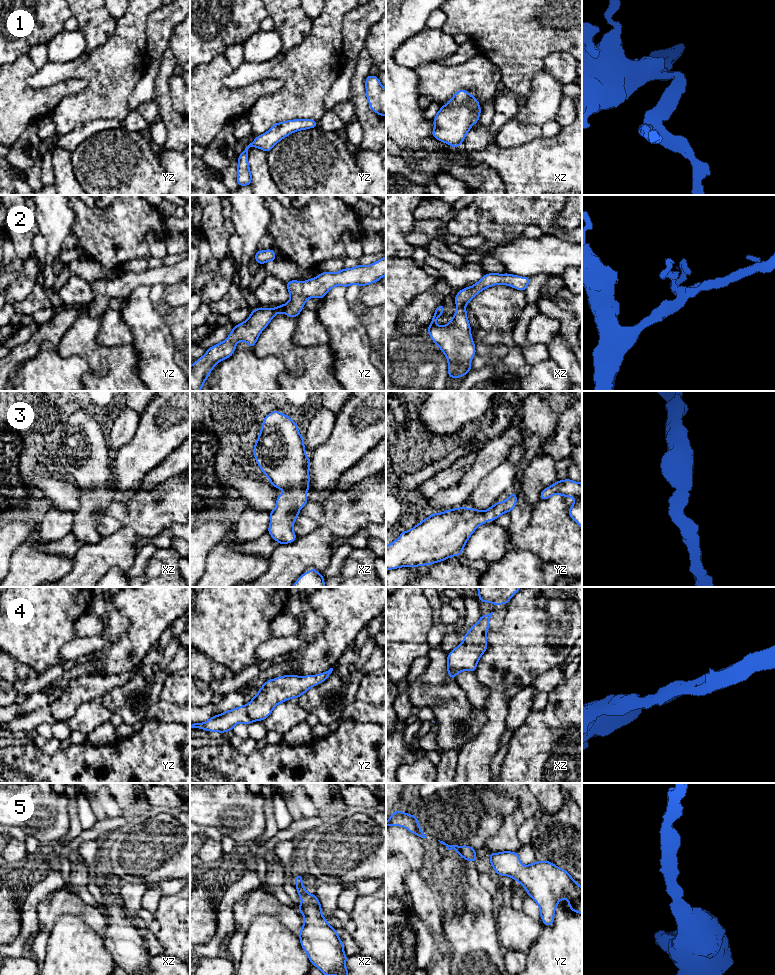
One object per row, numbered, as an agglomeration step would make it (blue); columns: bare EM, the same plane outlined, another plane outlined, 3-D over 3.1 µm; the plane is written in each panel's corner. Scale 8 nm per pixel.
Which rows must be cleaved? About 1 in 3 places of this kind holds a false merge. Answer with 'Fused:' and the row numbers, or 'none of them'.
Fused: none of them

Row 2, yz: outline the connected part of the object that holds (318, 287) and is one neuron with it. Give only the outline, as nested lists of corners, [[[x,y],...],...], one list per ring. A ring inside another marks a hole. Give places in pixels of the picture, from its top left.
[[[386,256],[368,266],[357,265],[356,267],[349,269],[344,268],[336,273],[322,272],[319,276],[303,282],[297,280],[291,280],[287,282],[286,286],[290,293],[290,299],[286,304],[277,306],[272,309],[259,307],[255,310],[252,310],[249,318],[246,321],[233,327],[231,333],[225,341],[210,347],[202,357],[200,357],[190,366],[190,391],[201,390],[203,384],[206,382],[208,375],[217,365],[217,363],[233,355],[236,349],[236,344],[238,342],[245,341],[251,348],[253,348],[261,332],[268,326],[268,324],[271,322],[272,318],[276,314],[284,313],[288,317],[298,317],[308,298],[322,299],[325,297],[327,292],[334,286],[348,287],[350,285],[357,284],[360,287],[363,287],[365,285],[378,282],[385,275]]]

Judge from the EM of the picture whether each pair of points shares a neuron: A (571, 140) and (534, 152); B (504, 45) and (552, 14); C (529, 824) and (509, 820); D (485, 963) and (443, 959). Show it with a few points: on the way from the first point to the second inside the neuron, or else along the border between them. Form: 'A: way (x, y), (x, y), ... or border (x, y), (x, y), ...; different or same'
A: way (562, 149), (559, 152), (543, 152); same
B: way (516, 33), (535, 14), (540, 14); same
C: border (540, 808), (520, 827), (517, 833), (520, 846); different
D: border (442, 949), (449, 955), (451, 964); different

